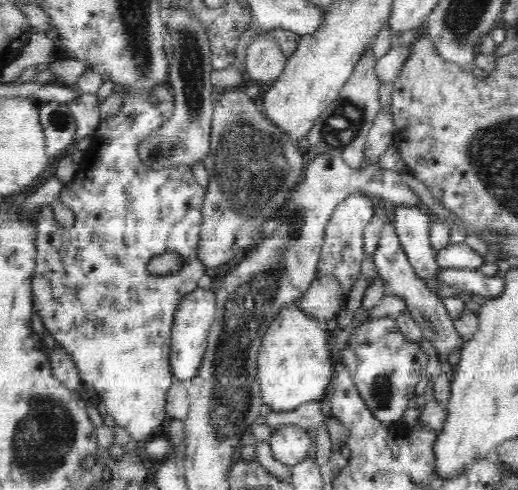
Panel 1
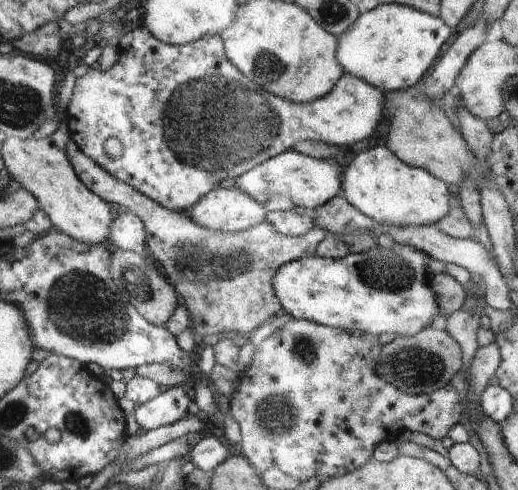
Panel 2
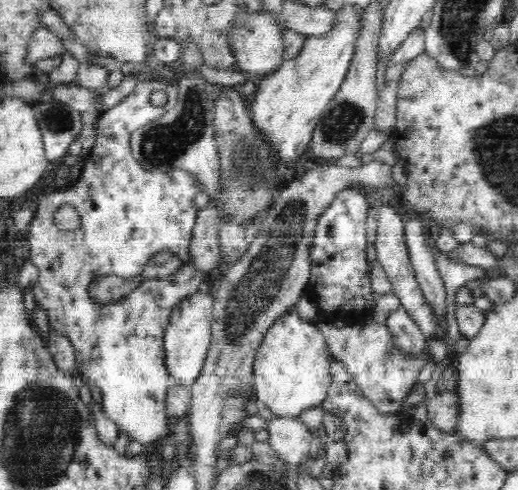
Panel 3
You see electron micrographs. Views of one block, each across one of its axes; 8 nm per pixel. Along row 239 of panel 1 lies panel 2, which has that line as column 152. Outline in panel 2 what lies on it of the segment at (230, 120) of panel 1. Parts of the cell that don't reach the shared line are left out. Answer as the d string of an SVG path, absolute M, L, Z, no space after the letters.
M69 140L67 152L87 188L91 188L103 200L119 204L129 214L137 214L145 222L149 232L147 252L177 288L181 304L185 304L191 312L191 328L201 336L219 332L235 332L243 338L253 336L257 328L265 326L265 320L283 308L273 284L279 270L285 264L317 256L319 244L327 238L327 230L317 226L307 236L287 236L267 220L245 232L211 230L199 222L193 222L191 214L169 210L127 182L113 178L91 156L87 156L79 144Z

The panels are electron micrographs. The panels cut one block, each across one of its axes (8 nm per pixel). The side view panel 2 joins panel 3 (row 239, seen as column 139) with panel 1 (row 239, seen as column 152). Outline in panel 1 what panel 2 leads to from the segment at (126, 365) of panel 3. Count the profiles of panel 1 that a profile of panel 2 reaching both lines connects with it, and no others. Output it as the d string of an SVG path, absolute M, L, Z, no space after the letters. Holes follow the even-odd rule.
M166 82L126 92L118 112L104 118L92 136L92 150L84 154L86 162L80 164L80 176L60 192L60 202L76 214L76 226L72 230L58 228L50 204L38 208L32 218L36 266L32 276L34 310L44 320L46 330L56 338L56 342L74 356L84 392L94 400L104 402L108 420L130 432L132 440L140 446L162 436L170 422L166 414L168 390L174 384L168 346L170 328L178 304L184 296L198 290L198 280L206 276L208 270L196 258L202 220L200 208L206 200L206 190L196 184L194 174L188 168L170 168L162 172L144 168L136 150L138 140L164 122L174 112L174 106L174 92ZM172 250L182 254L182 270L166 278L148 274L148 260Z

